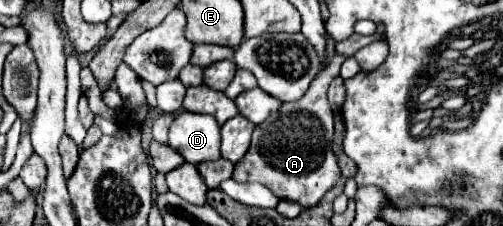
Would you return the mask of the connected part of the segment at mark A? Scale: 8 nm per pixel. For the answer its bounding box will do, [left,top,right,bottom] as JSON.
[232,67,340,207]

